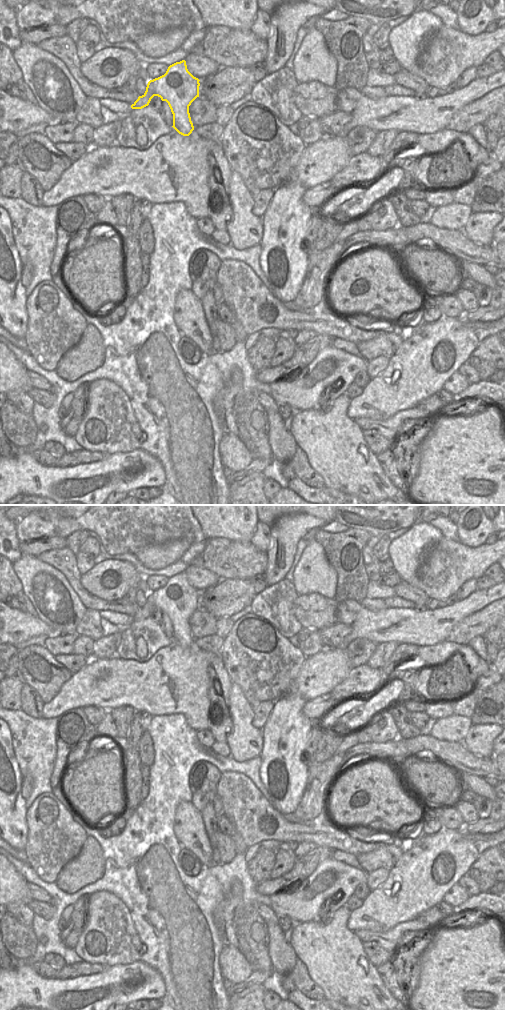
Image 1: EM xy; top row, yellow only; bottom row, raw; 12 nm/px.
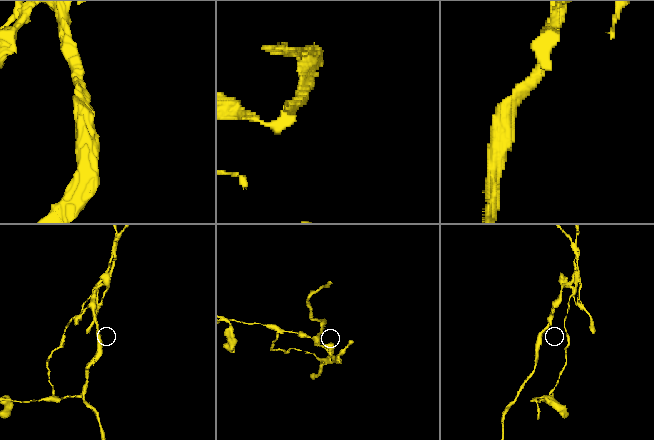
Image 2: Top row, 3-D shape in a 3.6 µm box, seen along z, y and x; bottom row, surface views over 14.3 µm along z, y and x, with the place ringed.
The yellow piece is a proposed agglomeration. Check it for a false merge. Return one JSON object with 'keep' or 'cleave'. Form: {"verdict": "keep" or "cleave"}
{"verdict": "keep"}

